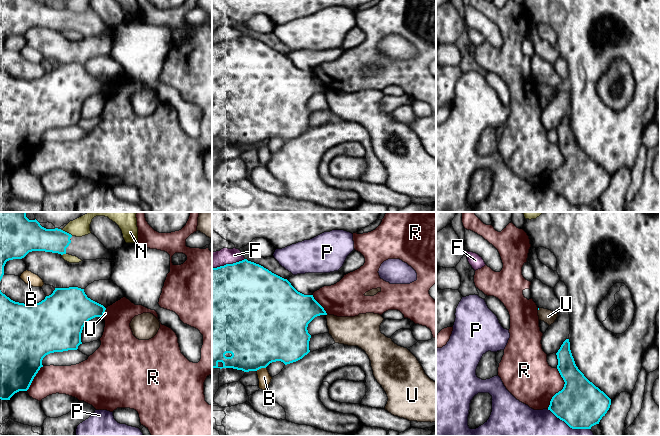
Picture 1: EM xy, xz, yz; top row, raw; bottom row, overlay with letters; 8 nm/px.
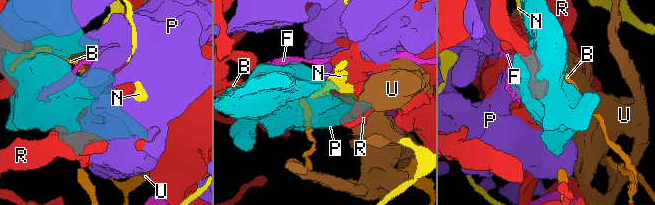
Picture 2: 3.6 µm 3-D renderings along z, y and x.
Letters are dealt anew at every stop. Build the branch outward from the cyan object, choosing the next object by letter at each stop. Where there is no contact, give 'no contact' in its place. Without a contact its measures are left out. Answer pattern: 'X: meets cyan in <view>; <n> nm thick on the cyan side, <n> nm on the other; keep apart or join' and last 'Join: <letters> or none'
B: meets cyan in xz; 460 nm thick on the cyan side, 100 nm on the other; keep apart
F: meets cyan in xz; 500 nm thick on the cyan side, 130 nm on the other; keep apart
N: meets cyan in xy; 200 nm thick on the cyan side, 110 nm on the other; keep apart
P: meets cyan in yz; 380 nm thick on the cyan side, 400 nm on the other; keep apart
R: meets cyan in yz; 380 nm thick on the cyan side, 380 nm on the other; keep apart
U: meets cyan in xy; 300 nm thick on the cyan side, 20 nm on the other; keep apart
Join: none

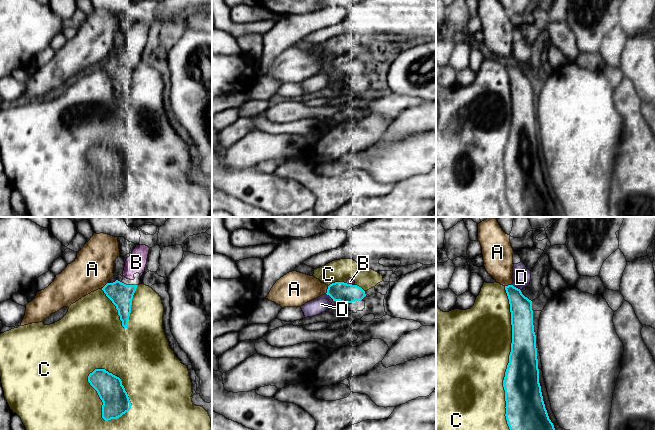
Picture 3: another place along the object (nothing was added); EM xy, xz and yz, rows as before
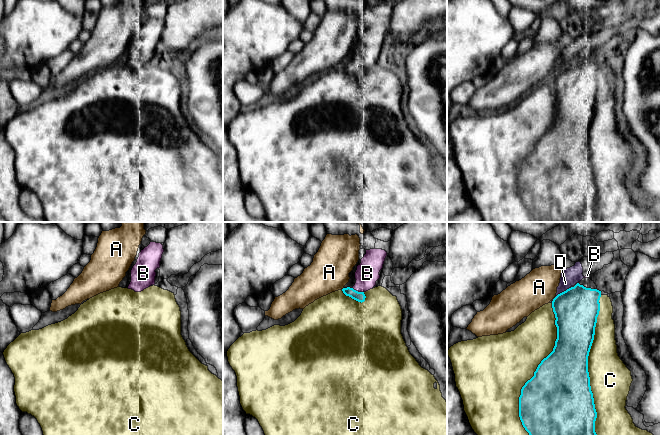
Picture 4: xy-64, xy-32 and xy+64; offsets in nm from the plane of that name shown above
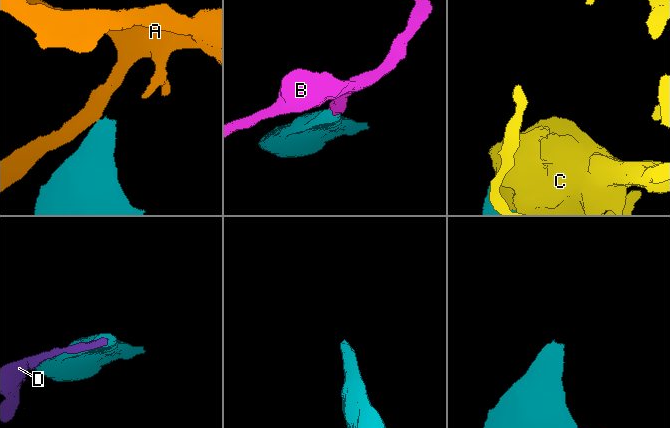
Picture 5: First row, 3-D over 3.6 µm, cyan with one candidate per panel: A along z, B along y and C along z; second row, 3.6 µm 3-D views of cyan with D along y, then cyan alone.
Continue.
A: meets cyan in xz; 160 nm thick on the cyan side, 260 nm on the other; keep apart
B: meets cyan in xz; 160 nm thick on the cyan side, 50 nm on the other; join
C: meets cyan in yz; 280 nm thick on the cyan side, 500 nm on the other; keep apart
D: meets cyan in yz; 180 nm thick on the cyan side, 150 nm on the other; keep apart
Join: B

